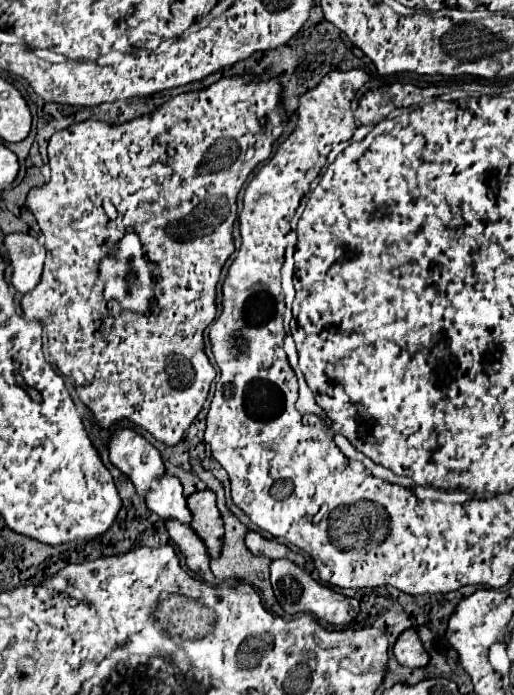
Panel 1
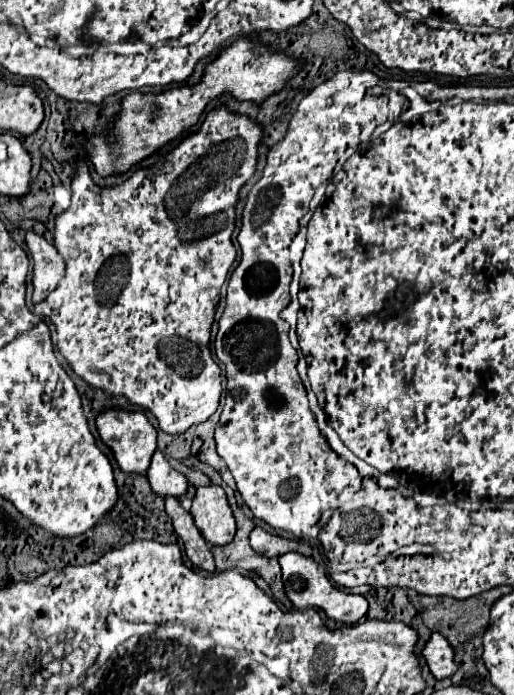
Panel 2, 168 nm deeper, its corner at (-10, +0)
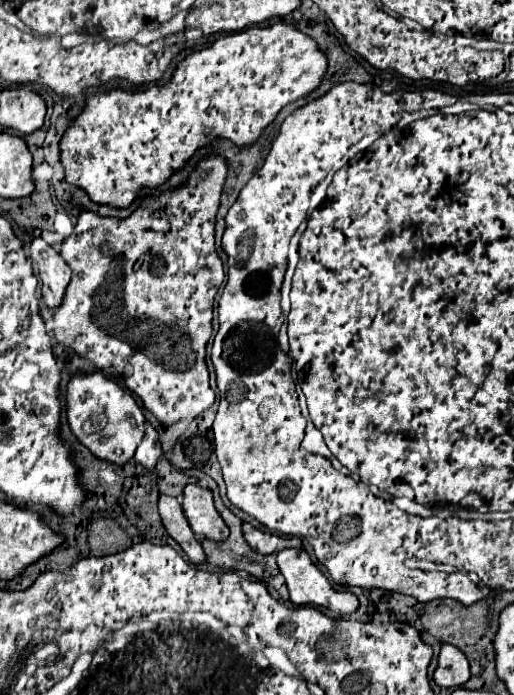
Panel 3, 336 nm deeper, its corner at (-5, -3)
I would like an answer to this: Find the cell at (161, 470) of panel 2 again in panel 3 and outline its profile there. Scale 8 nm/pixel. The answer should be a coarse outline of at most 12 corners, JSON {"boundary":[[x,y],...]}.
{"boundary":[[147,421],[133,459],[155,471],[161,453],[159,433]]}

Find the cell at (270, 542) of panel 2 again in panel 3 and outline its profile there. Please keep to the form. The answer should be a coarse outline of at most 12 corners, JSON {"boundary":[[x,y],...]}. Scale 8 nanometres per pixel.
{"boundary":[[243,523],[243,537],[261,555],[301,547],[299,537],[273,535]]}

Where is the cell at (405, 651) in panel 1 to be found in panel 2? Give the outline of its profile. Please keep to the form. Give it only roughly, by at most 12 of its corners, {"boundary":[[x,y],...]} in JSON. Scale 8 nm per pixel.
{"boundary":[[438,632],[422,650],[434,678],[456,672],[454,650]]}

